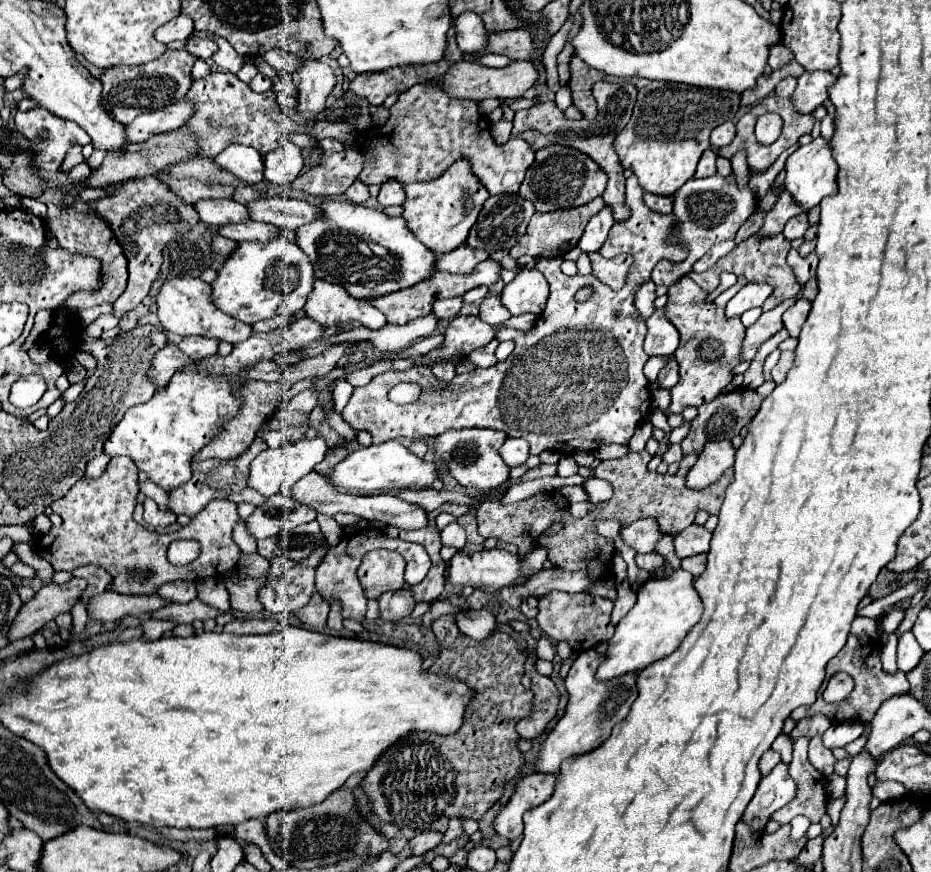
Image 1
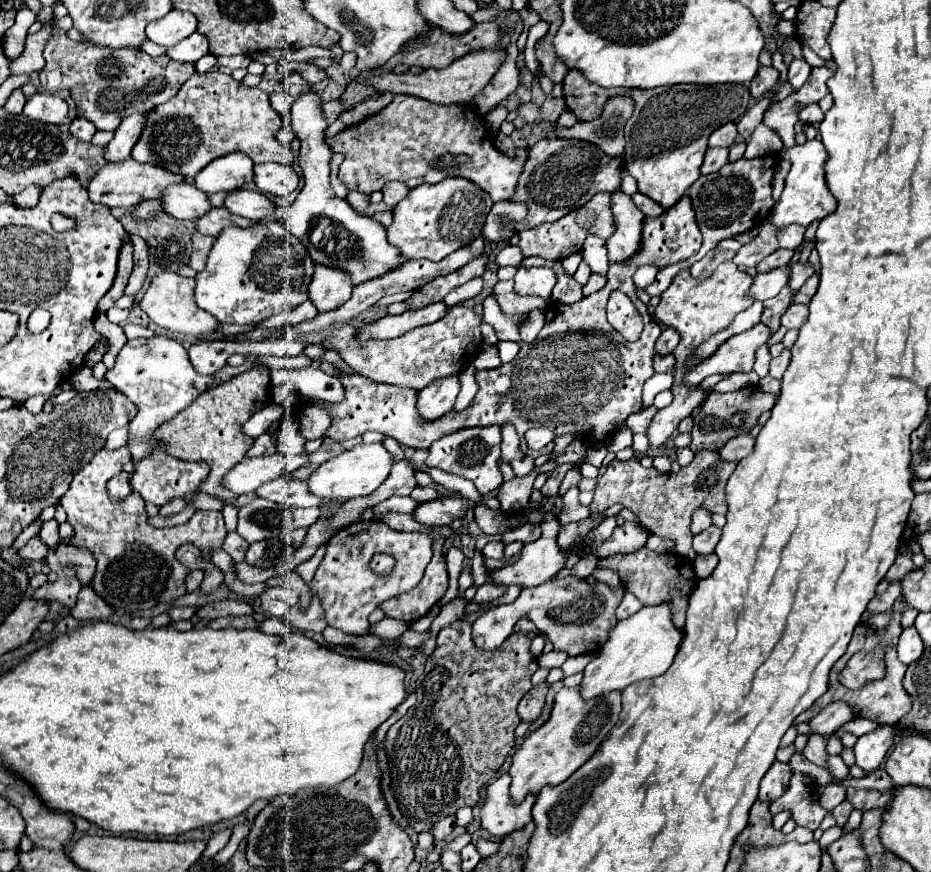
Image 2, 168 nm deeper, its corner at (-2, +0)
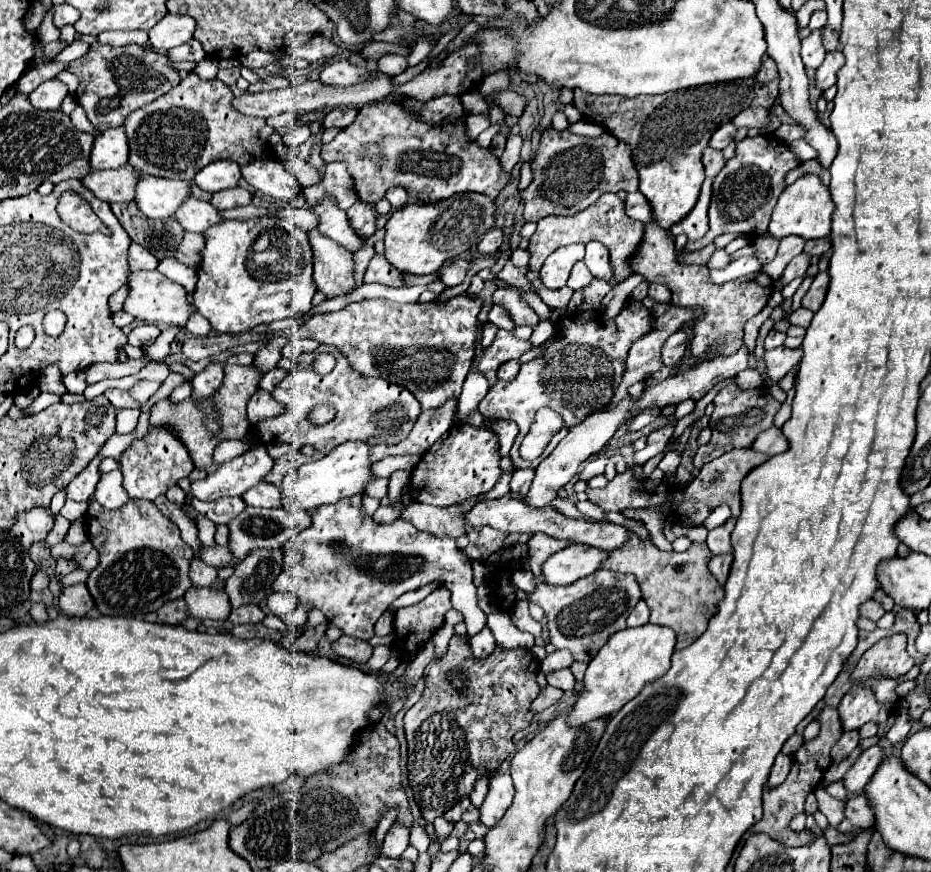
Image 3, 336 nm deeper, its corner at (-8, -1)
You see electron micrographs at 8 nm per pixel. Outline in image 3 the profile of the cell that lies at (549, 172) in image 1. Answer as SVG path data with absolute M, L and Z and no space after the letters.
M549 128L541 136L541 144L531 162L531 170L533 170L533 182L521 194L521 200L525 202L523 216L527 222L539 222L541 218L551 216L551 214L553 216L573 216L579 210L585 210L587 206L591 206L605 192L621 192L621 190L635 192L639 188L637 168L631 160L631 148L625 142L619 142L611 132L603 132L597 138L585 138L585 136L577 136L569 130L559 132L555 128Z

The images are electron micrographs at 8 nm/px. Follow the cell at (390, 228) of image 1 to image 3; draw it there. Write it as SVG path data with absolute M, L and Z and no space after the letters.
M325 198L321 204L311 208L313 212L319 214L321 224L319 224L319 232L333 238L335 242L343 244L347 250L355 252L357 248L361 248L363 240L351 230L347 214L343 210L339 210L339 206L335 204L333 198Z

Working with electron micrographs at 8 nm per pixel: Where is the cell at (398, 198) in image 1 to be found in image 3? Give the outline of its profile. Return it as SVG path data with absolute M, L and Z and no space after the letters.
M391 188L391 190L387 190L385 198L387 198L389 204L393 206L393 210L403 208L403 206L407 204L407 192L405 192L403 188Z

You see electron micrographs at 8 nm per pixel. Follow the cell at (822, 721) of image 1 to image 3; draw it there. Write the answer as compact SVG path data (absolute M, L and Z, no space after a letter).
M853 686L839 704L839 716L843 730L861 728L867 722L883 724L891 714L891 704L879 702L873 688Z

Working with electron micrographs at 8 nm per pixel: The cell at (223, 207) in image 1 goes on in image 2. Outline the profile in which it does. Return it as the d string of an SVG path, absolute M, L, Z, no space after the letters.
M191 183L167 187L161 201L165 213L183 221L197 221L197 217L203 217L203 213L209 213L211 209L209 197Z

